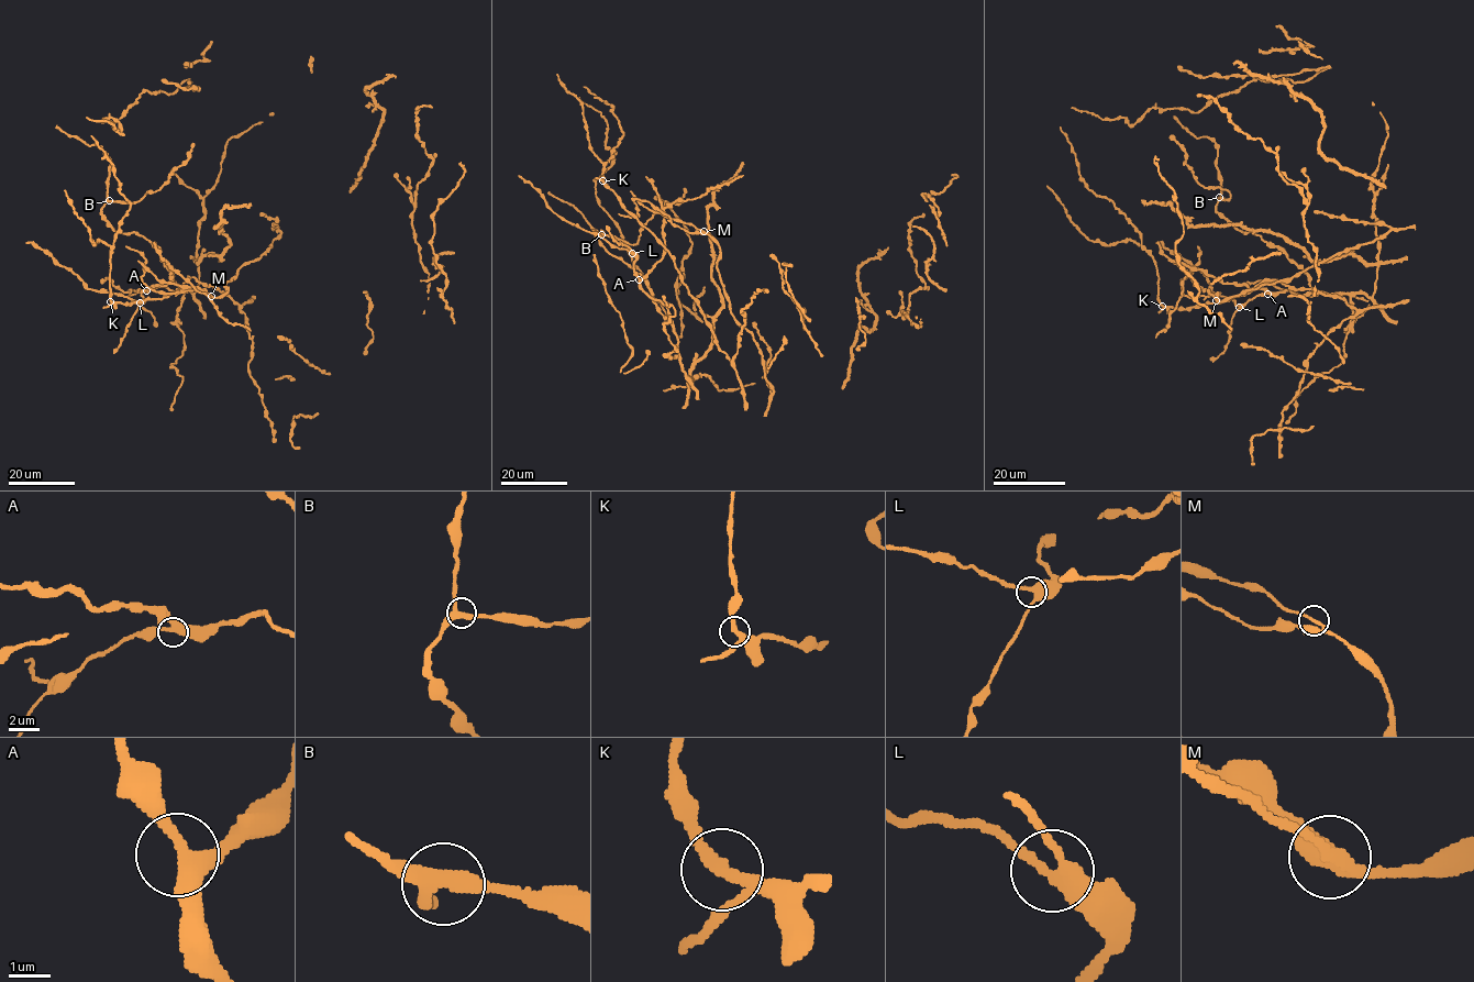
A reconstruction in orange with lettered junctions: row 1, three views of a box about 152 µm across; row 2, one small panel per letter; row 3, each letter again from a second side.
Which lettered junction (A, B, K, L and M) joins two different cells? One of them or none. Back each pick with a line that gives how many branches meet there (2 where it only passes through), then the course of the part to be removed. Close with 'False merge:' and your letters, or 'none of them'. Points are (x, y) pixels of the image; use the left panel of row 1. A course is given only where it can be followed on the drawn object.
K: branches 3; course (110, 301), (110, 251), (119, 222), (131, 203), (120, 192), (112, 164), (91, 135)
False merge: K

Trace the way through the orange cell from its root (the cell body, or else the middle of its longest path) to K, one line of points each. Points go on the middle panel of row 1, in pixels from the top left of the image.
K: (667, 251), (602, 181)

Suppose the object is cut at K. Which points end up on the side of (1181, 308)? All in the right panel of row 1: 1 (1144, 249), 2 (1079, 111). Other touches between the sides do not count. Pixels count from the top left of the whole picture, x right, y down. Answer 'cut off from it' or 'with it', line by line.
1: cut off from it
2: with it

